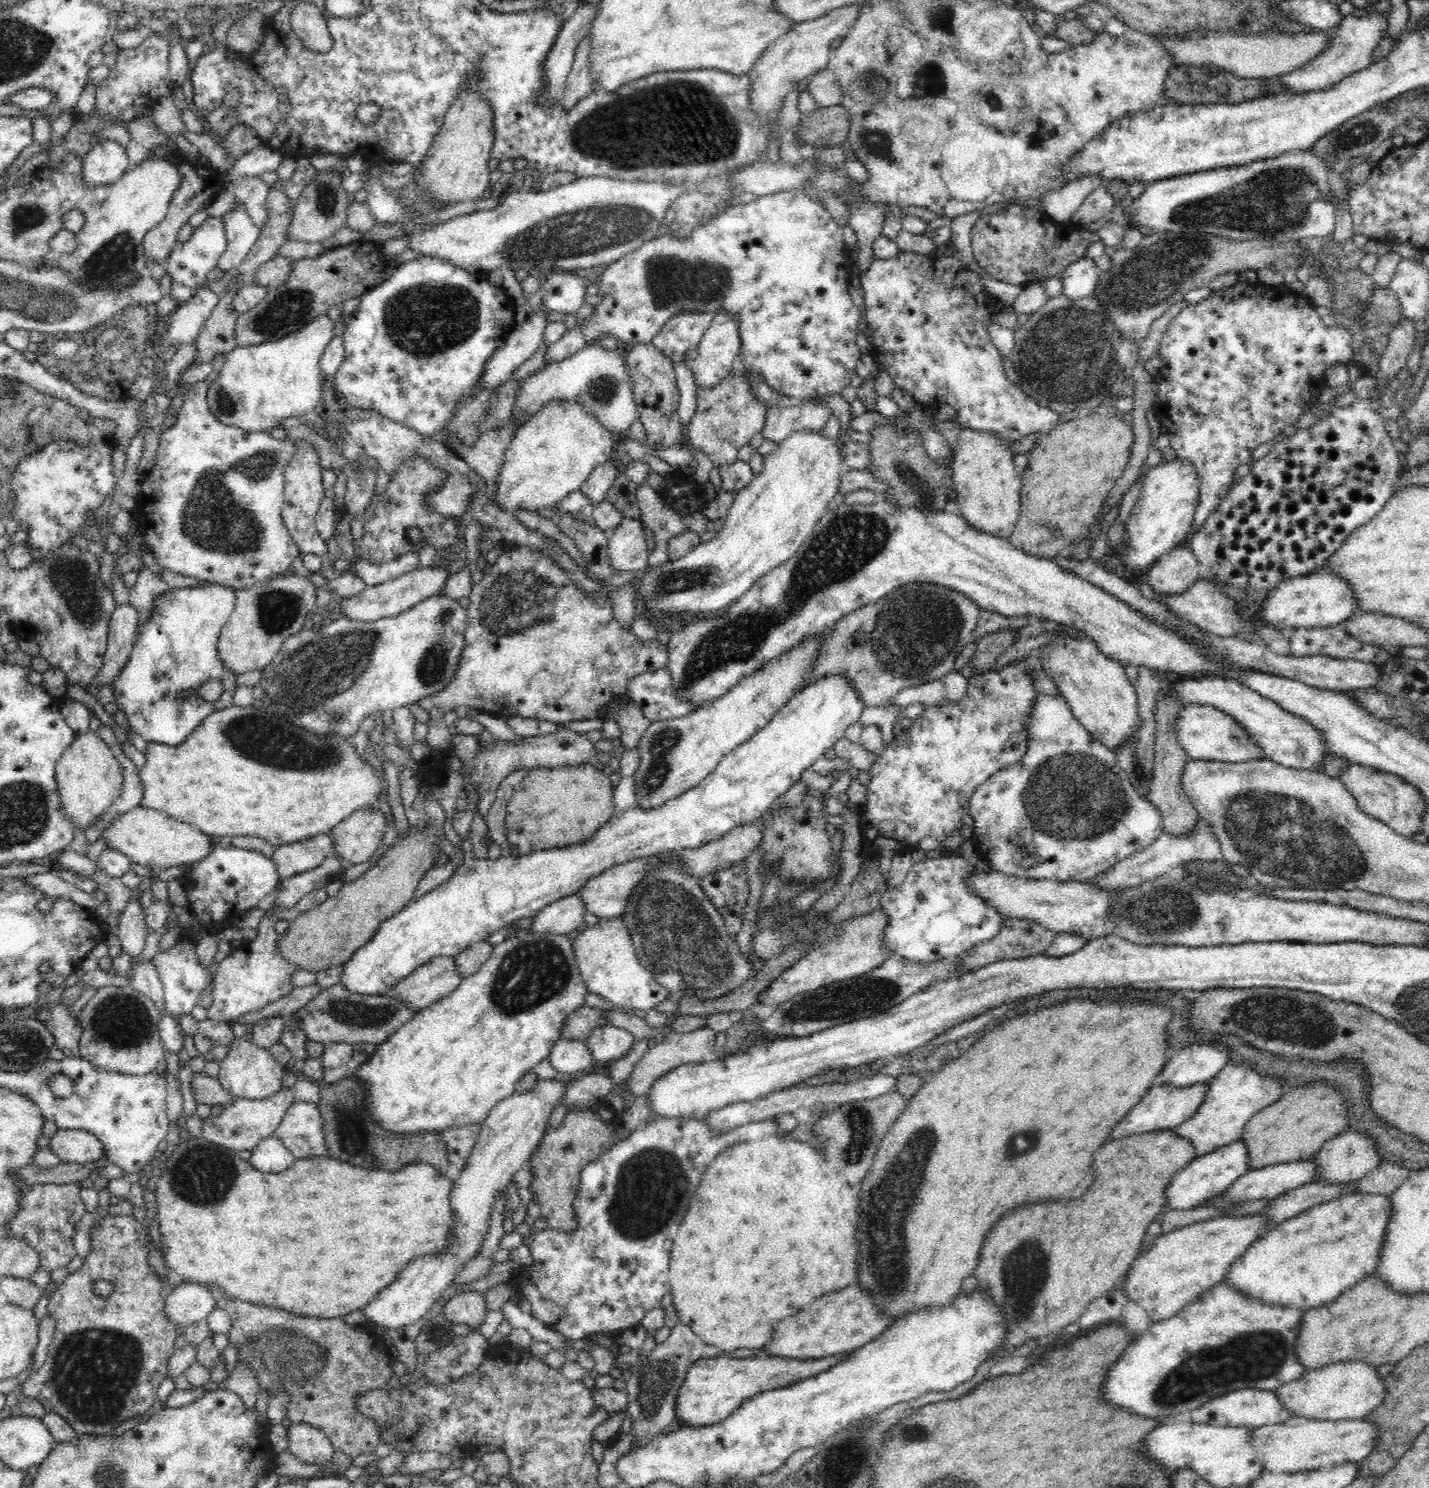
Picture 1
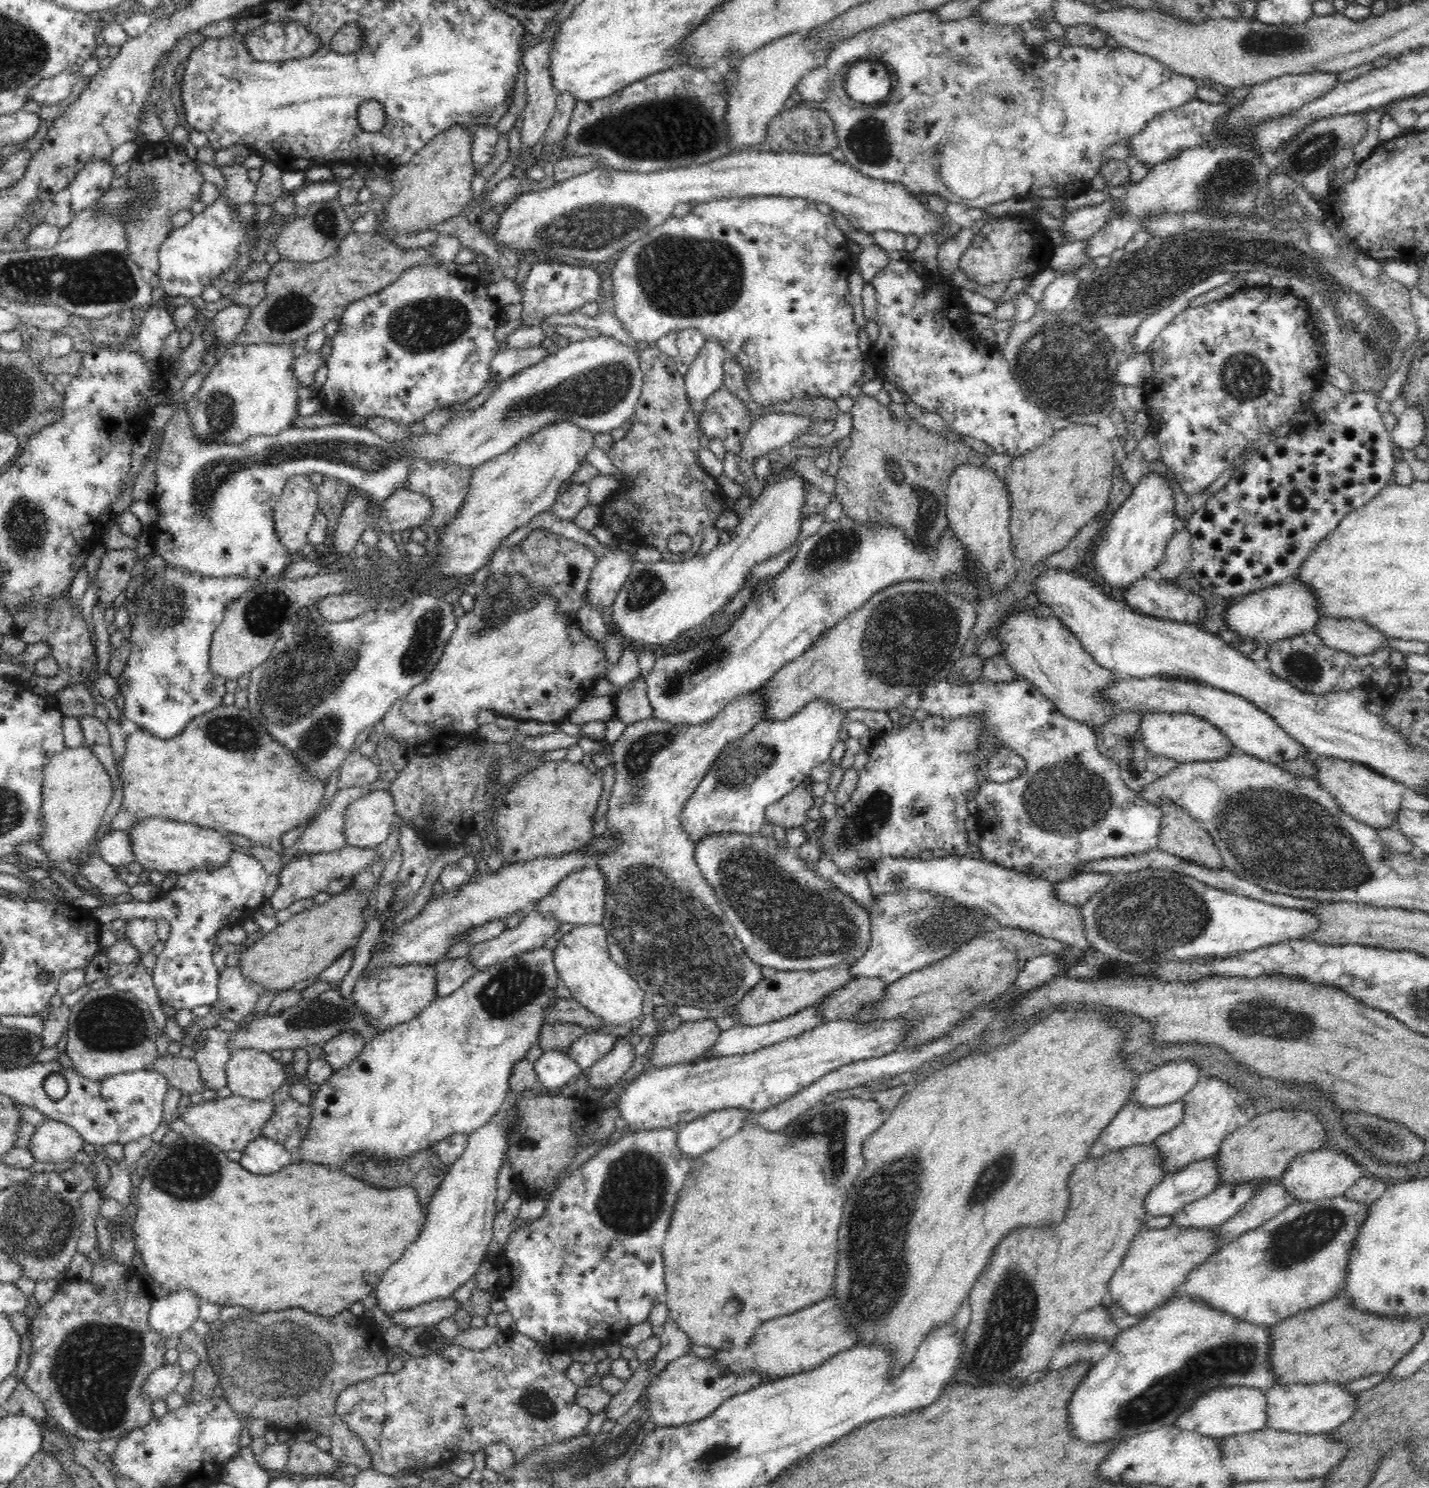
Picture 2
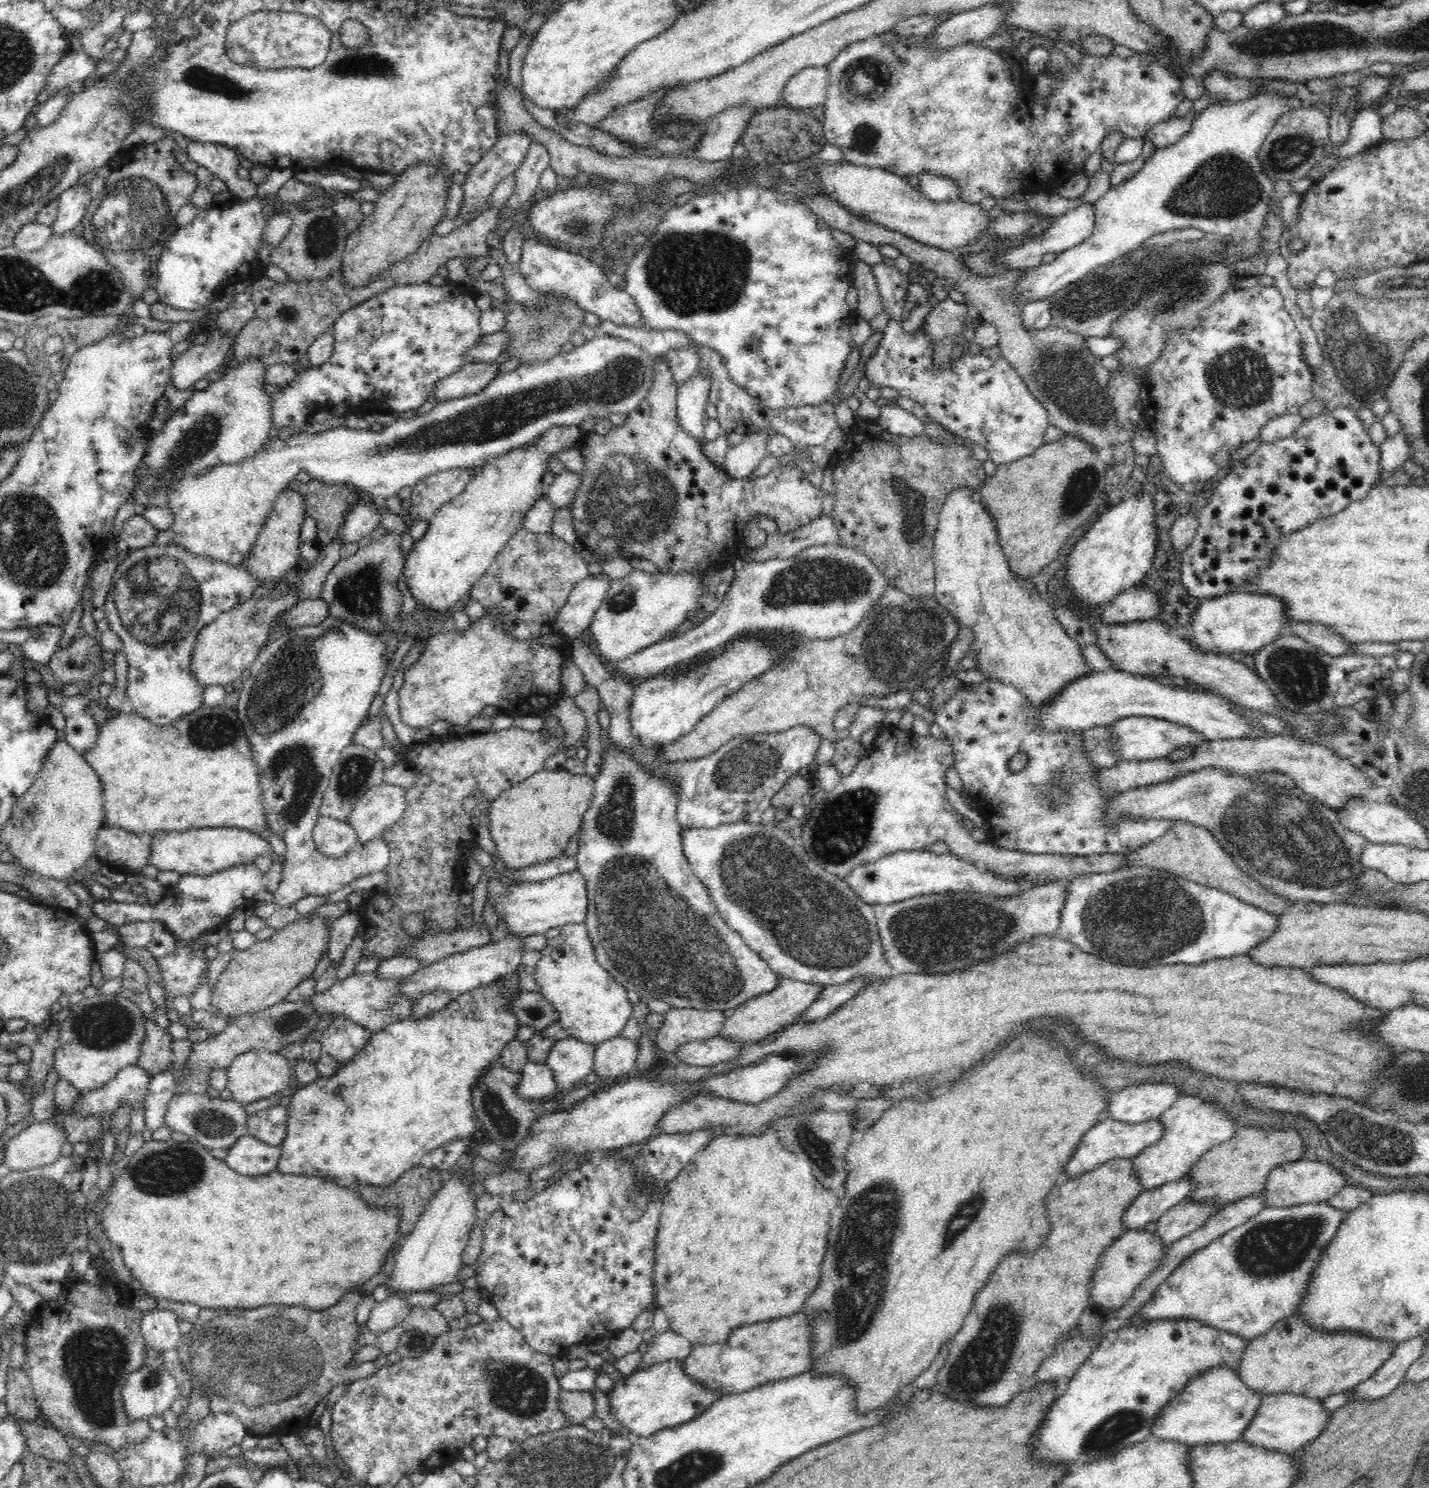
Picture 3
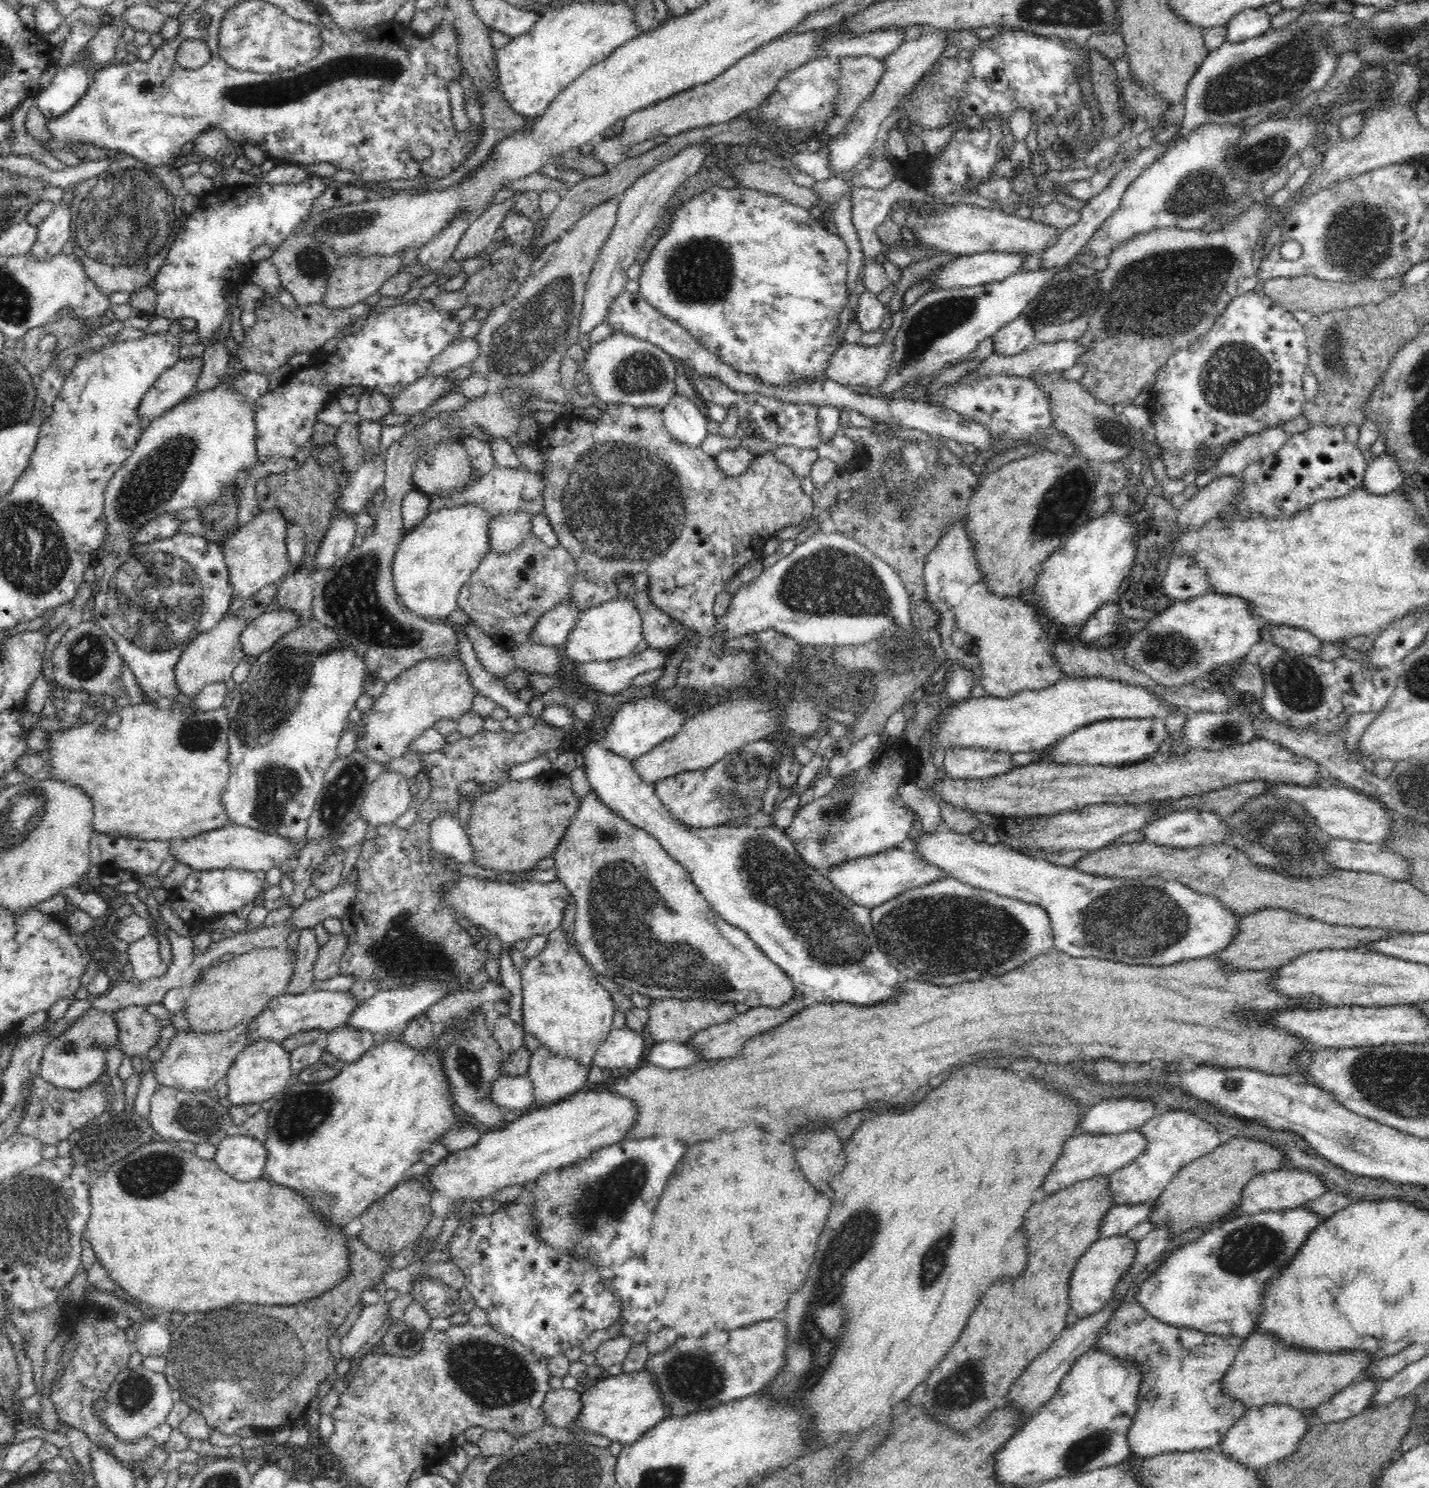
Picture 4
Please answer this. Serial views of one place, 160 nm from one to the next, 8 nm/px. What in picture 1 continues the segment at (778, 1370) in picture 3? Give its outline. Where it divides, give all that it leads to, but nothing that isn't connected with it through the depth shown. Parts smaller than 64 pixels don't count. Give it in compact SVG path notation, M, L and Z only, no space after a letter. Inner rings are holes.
M850 1285L840 1292L826 1294L812 1304L806 1304L800 1314L780 1320L772 1342L761 1350L770 1357L800 1360L820 1360L822 1357L832 1357L850 1353L861 1348L880 1336L896 1318L891 1314L880 1312L873 1303L873 1298L858 1285Z

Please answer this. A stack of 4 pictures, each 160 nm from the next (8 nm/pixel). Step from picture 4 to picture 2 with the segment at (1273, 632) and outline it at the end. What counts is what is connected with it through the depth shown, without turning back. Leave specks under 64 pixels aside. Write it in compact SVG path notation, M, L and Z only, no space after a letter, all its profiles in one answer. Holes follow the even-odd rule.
M1322 617L1313 631L1326 646L1354 656L1374 652L1390 639L1363 620Z

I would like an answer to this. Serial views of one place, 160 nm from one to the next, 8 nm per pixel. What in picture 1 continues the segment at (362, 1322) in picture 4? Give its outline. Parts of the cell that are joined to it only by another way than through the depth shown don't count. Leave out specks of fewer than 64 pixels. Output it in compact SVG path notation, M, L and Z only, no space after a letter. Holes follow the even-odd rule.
M466 1291L452 1296L444 1305L439 1316L445 1317L449 1324L464 1323L478 1329L489 1310L485 1308L485 1294Z

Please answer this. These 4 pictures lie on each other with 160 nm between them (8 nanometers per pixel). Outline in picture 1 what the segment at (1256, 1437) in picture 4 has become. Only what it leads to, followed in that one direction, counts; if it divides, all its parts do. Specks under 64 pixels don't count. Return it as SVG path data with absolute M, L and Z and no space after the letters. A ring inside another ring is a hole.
M1348 1360L1328 1364L1316 1370L1305 1370L1299 1379L1274 1390L1275 1395L1291 1416L1305 1416L1312 1420L1363 1418L1383 1403L1385 1378L1378 1377L1377 1367L1359 1360Z

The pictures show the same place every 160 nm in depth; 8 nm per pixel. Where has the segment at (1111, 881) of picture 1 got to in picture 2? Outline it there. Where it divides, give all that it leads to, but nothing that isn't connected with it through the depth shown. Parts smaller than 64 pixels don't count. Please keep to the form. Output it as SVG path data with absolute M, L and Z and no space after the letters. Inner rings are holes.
M1085 873L1068 880L1053 883L1056 898L1064 904L1083 905L1092 895L1101 891L1114 875Z

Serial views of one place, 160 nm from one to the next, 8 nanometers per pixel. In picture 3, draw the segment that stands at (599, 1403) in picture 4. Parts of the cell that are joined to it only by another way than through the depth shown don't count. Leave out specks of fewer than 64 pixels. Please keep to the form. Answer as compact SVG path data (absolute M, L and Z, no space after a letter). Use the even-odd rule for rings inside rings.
M680 1360L664 1361L663 1363L652 1365L647 1369L634 1370L629 1376L622 1375L619 1379L615 1380L613 1389L607 1392L611 1413L614 1414L616 1420L624 1428L627 1428L635 1438L650 1436L652 1433L658 1432L663 1428L688 1422L701 1412L704 1412L708 1406L722 1395L719 1390L712 1392L704 1388L701 1384L698 1384L691 1376L688 1376L683 1371Z

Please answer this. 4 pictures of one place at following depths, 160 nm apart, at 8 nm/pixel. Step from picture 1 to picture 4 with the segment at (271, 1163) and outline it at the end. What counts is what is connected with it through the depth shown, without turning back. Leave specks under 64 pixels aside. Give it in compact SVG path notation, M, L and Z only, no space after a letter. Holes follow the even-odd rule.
M234 1134L220 1141L216 1147L216 1164L232 1178L248 1182L263 1175L267 1150L262 1141Z

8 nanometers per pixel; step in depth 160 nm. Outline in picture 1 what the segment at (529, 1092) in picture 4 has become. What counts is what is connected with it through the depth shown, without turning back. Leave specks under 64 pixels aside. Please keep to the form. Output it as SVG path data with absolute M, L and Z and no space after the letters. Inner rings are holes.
M558 1039L549 1057L549 1063L562 1074L576 1074L592 1067L594 1062L584 1040Z

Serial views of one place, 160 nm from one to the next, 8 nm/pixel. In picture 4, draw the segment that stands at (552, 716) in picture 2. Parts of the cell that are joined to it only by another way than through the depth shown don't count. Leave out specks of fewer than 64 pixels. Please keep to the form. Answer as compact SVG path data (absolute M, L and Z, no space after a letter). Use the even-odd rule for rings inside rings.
M458 656L420 660L412 668L404 669L394 680L387 682L380 697L373 697L373 705L363 714L362 719L366 733L364 738L358 737L356 750L364 752L368 759L385 767L408 752L410 744L426 729L433 727L437 720L448 718L457 722L465 712L471 710L472 699L476 693L478 692L472 686L471 676Z

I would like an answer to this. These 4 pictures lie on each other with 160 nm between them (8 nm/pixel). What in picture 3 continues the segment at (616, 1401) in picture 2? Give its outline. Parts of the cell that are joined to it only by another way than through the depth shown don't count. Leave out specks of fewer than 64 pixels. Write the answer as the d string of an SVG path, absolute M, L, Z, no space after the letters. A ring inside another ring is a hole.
M672 1329L654 1337L654 1342L648 1345L648 1351L642 1355L640 1364L635 1370L647 1369L650 1366L668 1360L682 1360L692 1354L694 1346L686 1338Z

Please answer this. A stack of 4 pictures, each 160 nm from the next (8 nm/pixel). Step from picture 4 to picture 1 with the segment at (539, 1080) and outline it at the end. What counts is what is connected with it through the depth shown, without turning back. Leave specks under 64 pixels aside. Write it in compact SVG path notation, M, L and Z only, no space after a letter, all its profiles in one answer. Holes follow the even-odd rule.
M611 1024L600 1025L585 1040L594 1062L611 1062L614 1058L624 1057L630 1050L635 1036L624 1028Z

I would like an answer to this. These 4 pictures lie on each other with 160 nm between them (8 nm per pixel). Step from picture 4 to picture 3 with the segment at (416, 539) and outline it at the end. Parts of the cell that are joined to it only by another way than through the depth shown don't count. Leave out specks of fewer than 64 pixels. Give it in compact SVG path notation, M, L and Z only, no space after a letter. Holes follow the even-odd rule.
M556 425L550 427L536 441L525 447L512 450L500 457L485 462L478 472L474 472L472 480L464 492L441 506L429 520L428 532L422 540L414 542L405 558L402 574L409 591L418 602L434 612L444 614L470 592L471 586L488 570L492 561L502 547L508 543L516 532L522 529L521 522L530 507L544 492L542 473L548 471L546 461L557 452L576 447L583 432L578 425Z

